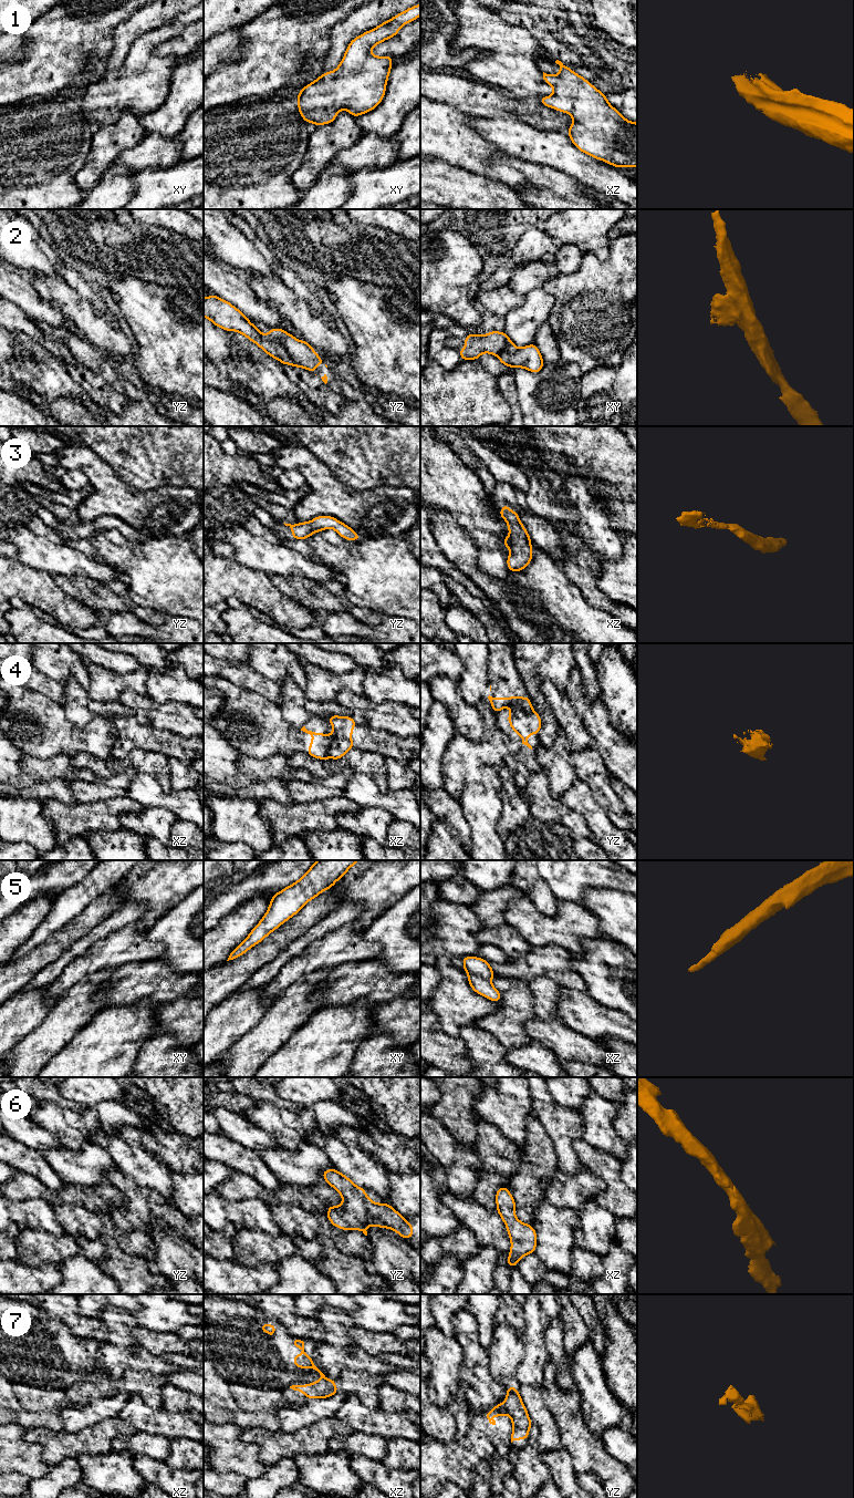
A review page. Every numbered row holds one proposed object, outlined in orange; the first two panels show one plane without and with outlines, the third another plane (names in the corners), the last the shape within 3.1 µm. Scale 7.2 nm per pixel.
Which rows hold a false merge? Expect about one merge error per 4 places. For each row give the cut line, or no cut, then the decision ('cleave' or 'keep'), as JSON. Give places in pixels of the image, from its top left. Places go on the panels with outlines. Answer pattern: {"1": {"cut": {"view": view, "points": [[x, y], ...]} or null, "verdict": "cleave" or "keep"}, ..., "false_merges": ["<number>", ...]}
{"1": {"cut": null, "verdict": "keep"}, "2": {"cut": {"view": "yz", "points": [[268, 334], [302, 367]]}, "verdict": "cleave"}, "3": {"cut": null, "verdict": "keep"}, "4": {"cut": {"view": "xz", "points": [[333, 731], [333, 740], [329, 750], [330, 757]]}, "verdict": "cleave"}, "5": {"cut": null, "verdict": "keep"}, "6": {"cut": null, "verdict": "keep"}, "7": {"cut": {"view": "yz", "points": [[503, 1404], [508, 1413]]}, "verdict": "cleave"}, "false_merges": ["2", "4", "7"]}

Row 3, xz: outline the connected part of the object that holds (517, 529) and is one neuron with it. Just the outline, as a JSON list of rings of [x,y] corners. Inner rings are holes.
[[[507,504],[502,505],[499,515],[509,528],[509,536],[503,539],[503,545],[510,550],[507,566],[510,571],[522,571],[532,560],[530,535],[519,519],[519,514],[511,510]]]

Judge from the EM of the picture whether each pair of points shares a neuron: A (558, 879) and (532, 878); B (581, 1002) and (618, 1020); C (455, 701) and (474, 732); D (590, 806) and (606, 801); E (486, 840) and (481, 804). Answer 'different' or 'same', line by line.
A: different
B: same
C: same
D: different
E: same

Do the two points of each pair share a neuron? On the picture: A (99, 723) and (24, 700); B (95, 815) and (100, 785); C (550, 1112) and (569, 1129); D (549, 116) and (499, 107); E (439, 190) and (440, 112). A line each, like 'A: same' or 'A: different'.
A: same
B: different
C: same
D: same
E: different

